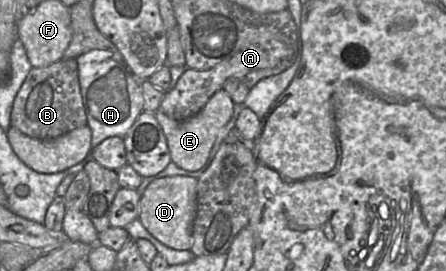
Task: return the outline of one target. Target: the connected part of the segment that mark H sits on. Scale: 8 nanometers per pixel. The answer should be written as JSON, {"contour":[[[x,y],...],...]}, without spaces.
{"contour":[[[94,49],[76,58],[81,96],[87,123],[92,131],[92,148],[109,137],[124,137],[143,112],[142,82],[118,52]]]}

